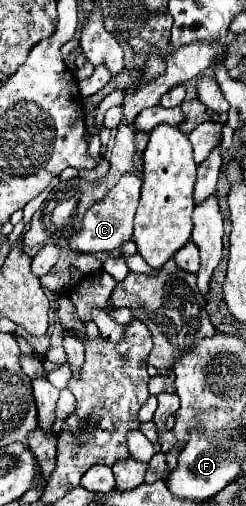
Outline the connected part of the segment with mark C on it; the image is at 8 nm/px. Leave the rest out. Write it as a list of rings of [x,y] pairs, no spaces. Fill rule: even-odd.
[[[124,173],[120,181],[106,193],[104,199],[96,201],[84,215],[82,227],[68,237],[68,247],[80,253],[100,253],[100,251],[116,251],[124,241],[132,237],[132,219],[138,207],[142,179],[134,173]]]

